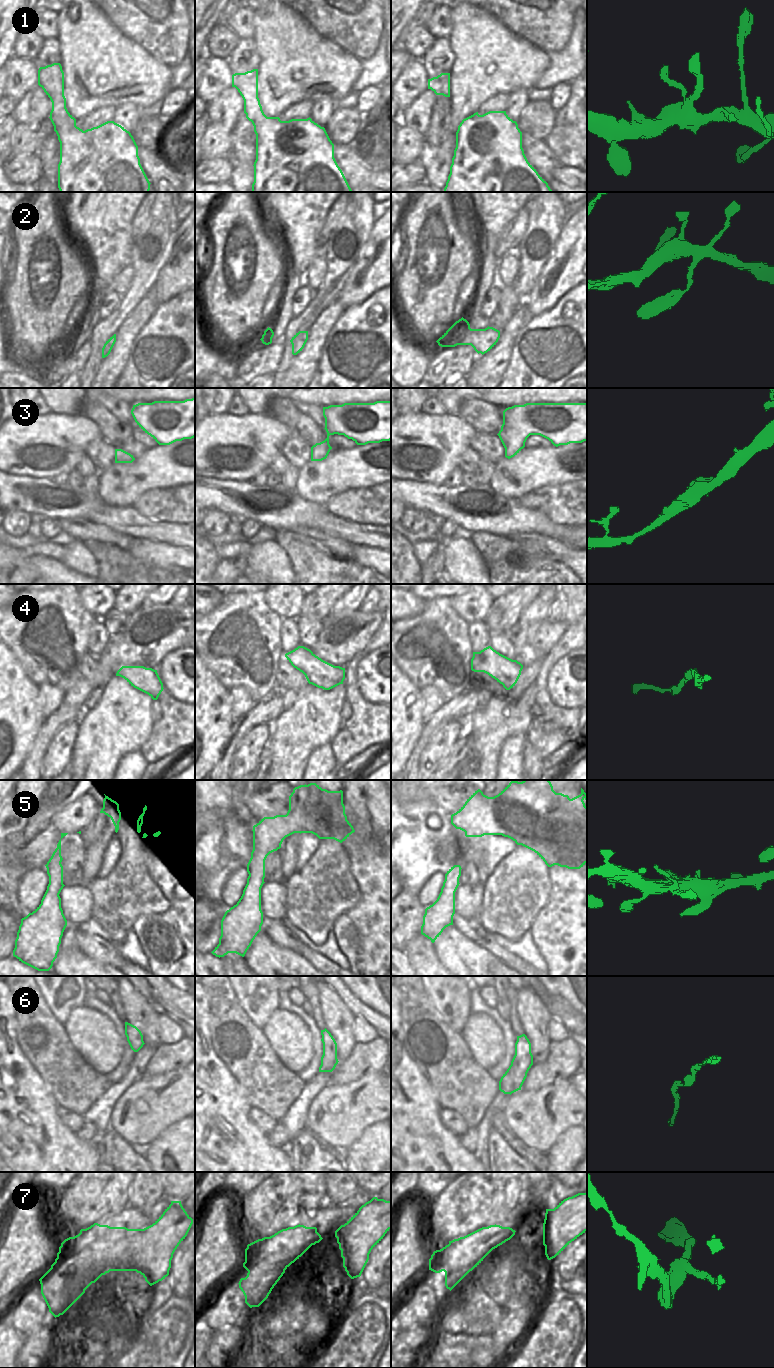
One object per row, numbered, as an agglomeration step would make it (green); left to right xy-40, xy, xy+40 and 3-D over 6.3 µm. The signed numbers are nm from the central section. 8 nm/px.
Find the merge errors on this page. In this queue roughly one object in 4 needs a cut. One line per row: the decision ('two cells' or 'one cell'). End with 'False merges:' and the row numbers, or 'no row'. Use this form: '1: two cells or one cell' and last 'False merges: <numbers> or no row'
1: one cell
2: one cell
3: one cell
4: one cell
5: one cell
6: one cell
7: two cells
False merges: 7

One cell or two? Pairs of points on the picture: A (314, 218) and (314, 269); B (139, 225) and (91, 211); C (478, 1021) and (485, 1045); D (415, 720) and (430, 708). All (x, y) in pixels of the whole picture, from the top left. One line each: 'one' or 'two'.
A: two
B: two
C: one
D: two

